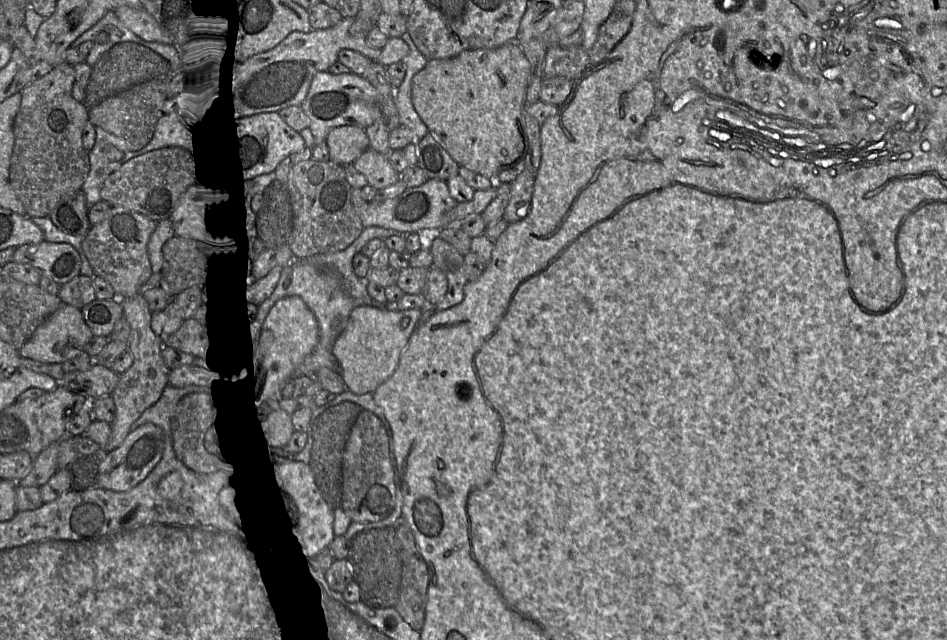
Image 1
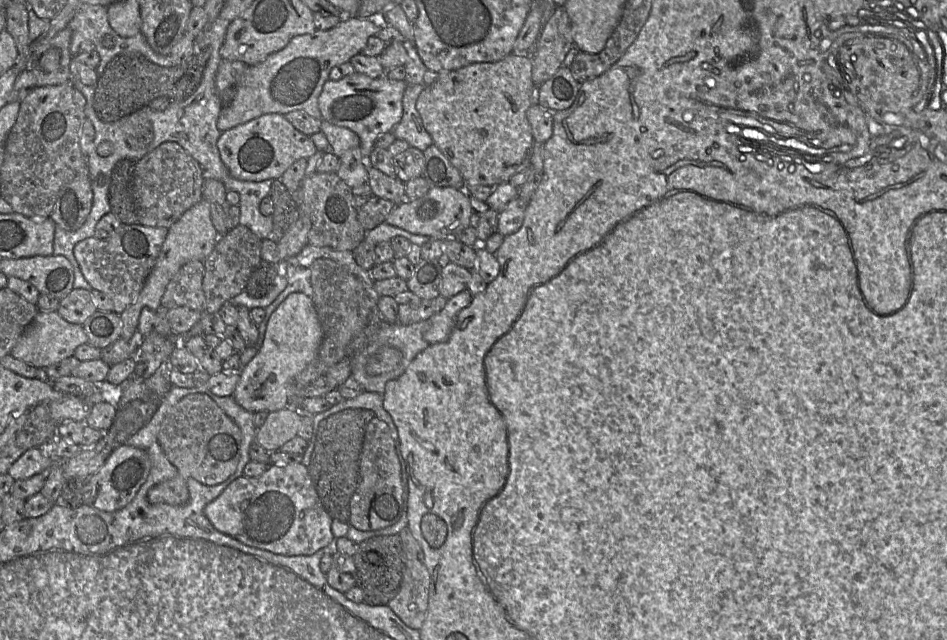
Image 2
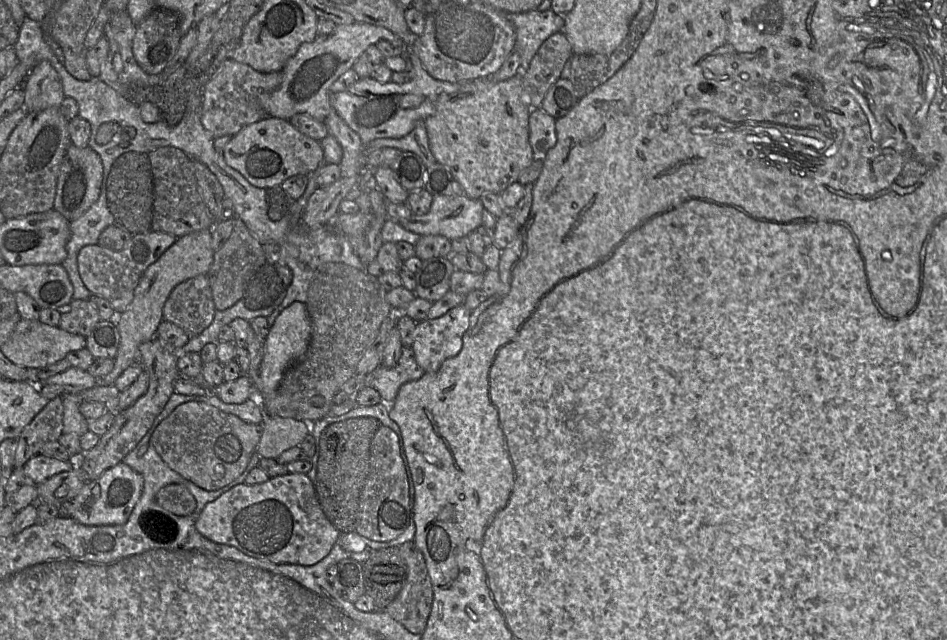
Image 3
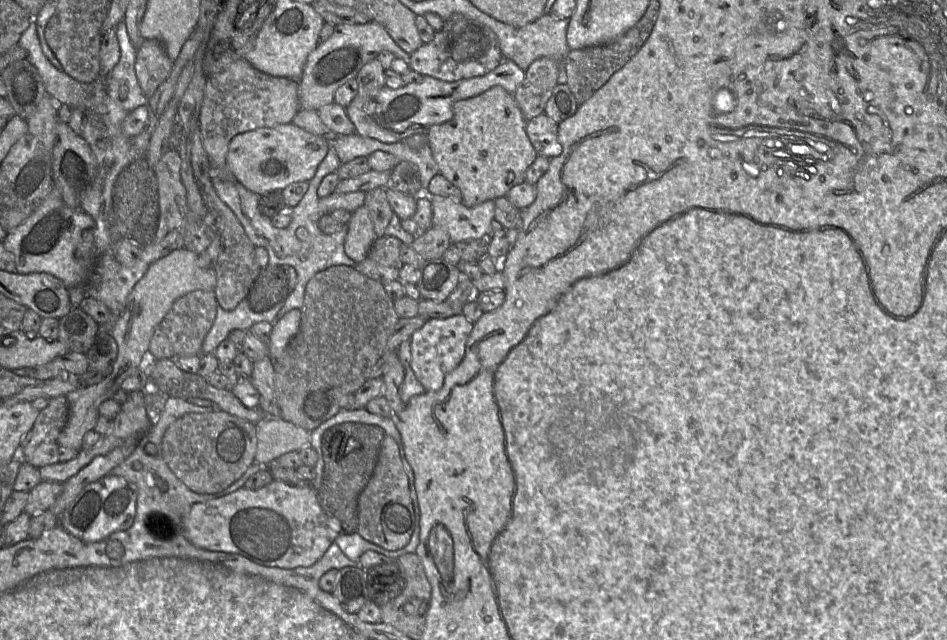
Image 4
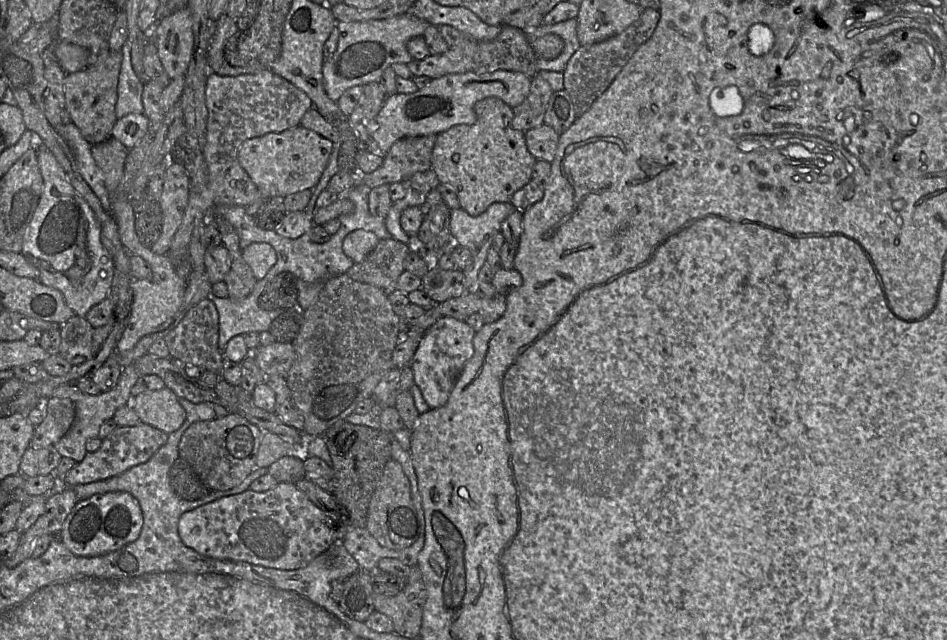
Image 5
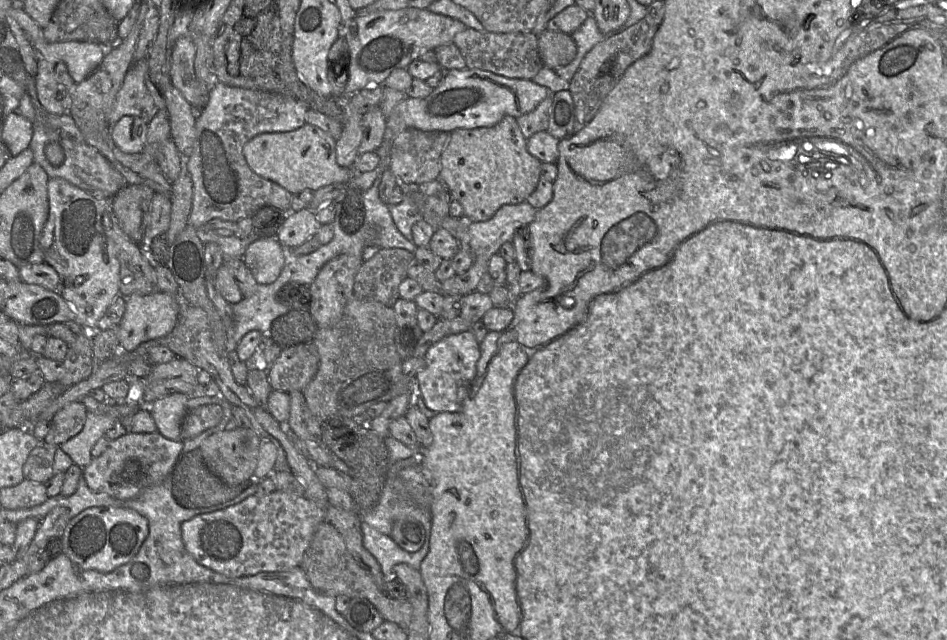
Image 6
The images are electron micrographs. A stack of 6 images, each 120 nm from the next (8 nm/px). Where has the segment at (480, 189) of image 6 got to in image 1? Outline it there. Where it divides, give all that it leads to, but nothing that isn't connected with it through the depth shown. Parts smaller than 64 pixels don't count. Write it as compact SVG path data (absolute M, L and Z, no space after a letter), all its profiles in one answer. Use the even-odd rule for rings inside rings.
M518 41L493 49L465 50L449 59L429 60L413 77L412 103L429 132L459 166L495 180L502 170L524 164L529 78L530 63Z

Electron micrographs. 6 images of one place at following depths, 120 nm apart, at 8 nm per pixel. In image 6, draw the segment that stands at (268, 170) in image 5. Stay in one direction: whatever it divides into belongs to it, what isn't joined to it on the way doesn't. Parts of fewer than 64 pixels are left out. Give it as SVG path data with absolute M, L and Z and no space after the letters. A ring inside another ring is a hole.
M304 124L290 132L262 133L249 140L243 154L249 167L259 176L273 181L292 194L310 189L316 191L333 183L348 183L354 176L351 168L337 163L333 137L317 126Z

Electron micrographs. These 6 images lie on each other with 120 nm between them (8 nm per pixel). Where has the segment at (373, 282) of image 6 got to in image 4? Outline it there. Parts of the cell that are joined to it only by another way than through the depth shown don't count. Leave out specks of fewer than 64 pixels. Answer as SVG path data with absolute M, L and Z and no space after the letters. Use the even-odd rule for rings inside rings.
M384 235L377 238L367 257L357 263L355 269L380 283L399 279L404 265L400 258L402 245L403 242L396 237Z

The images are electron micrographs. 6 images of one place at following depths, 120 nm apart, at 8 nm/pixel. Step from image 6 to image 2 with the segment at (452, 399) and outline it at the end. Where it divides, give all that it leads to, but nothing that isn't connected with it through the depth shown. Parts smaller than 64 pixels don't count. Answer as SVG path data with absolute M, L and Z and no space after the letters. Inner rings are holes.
M467 289L459 292L447 300L440 312L427 320L429 327L423 337L428 345L443 343L449 339L458 313L470 304L472 297Z

